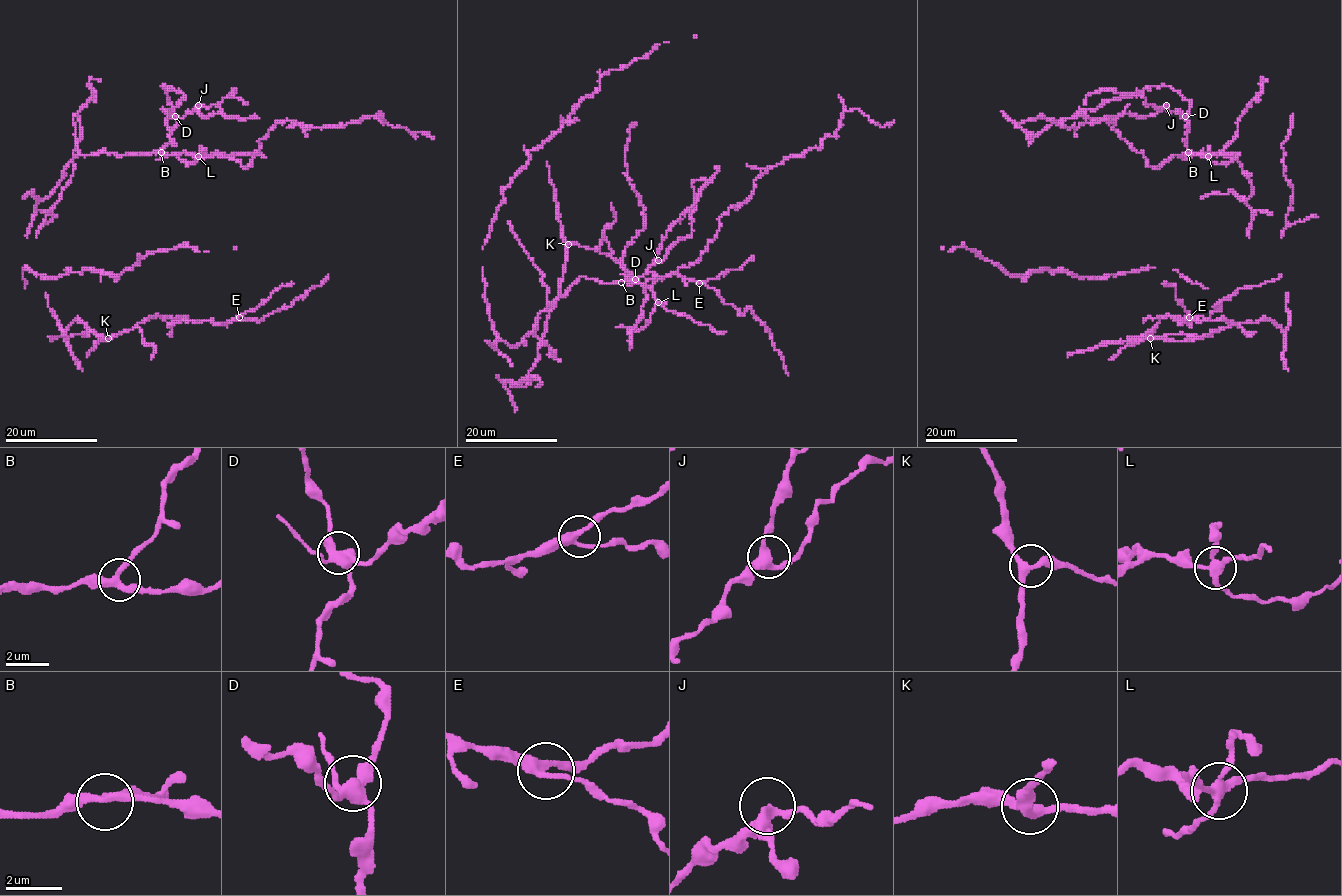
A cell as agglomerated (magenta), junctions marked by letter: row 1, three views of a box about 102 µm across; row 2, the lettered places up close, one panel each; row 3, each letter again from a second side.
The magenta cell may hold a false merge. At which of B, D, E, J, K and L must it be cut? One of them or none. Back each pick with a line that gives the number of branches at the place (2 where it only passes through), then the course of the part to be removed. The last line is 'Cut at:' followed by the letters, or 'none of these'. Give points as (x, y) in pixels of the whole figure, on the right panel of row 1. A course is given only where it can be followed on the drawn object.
L: 4 branches meet; foreign part runs (1208, 157), (1210, 161), (1219, 163), (1228, 163), (1232, 159)
Cut at: L

